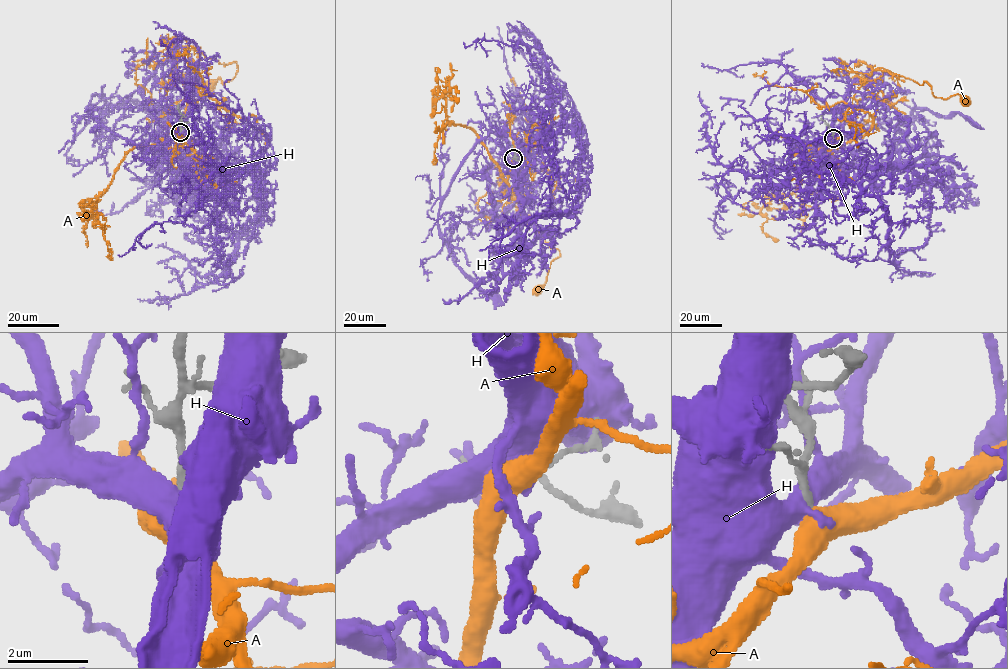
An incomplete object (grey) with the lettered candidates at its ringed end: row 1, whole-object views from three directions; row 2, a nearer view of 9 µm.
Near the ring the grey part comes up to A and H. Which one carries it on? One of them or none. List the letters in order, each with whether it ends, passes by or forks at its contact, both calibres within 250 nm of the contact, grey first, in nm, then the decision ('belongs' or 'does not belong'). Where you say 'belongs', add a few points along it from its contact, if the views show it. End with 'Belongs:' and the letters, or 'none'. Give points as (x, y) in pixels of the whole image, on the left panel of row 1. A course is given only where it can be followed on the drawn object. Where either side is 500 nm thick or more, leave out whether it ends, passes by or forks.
A: it passes by; 150 nm thick on the grey side, 480 nm on the other; belongs; it runs (180, 132), (172, 132), (186, 102), (176, 69), (179, 48), (224, 66), (236, 62), (234, 77), (211, 84)
H: 190 nm thick on the grey side, 600 nm on the other; does not belong
Belongs: A

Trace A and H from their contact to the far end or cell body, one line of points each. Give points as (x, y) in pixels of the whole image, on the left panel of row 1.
A: (180, 132), (172, 132), (186, 102), (176, 69), (179, 48), (224, 66), (236, 62), (234, 77), (211, 84)
H: (180, 130), (181, 156), (261, 175), (259, 213), (217, 275), (201, 276), (180, 254), (155, 247)

